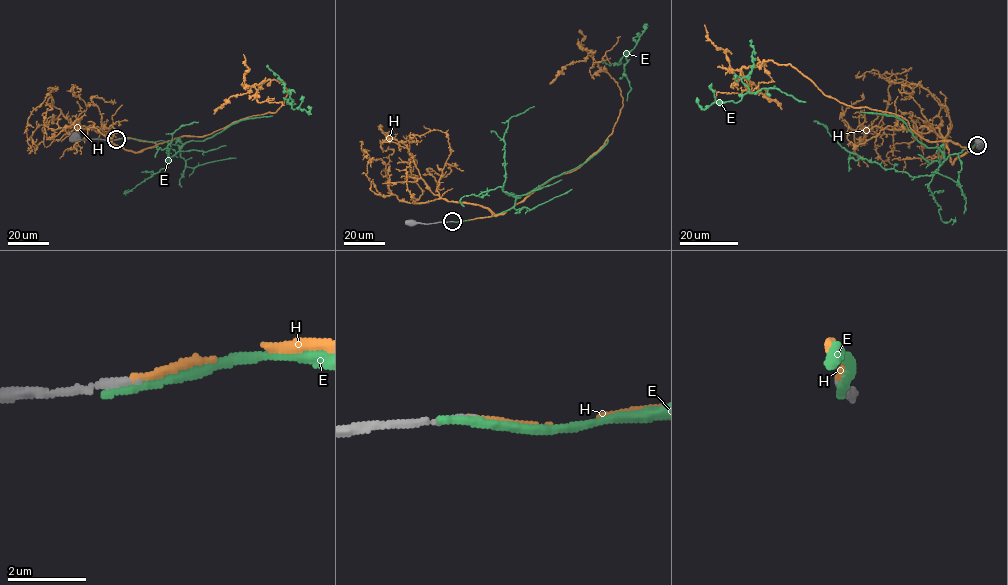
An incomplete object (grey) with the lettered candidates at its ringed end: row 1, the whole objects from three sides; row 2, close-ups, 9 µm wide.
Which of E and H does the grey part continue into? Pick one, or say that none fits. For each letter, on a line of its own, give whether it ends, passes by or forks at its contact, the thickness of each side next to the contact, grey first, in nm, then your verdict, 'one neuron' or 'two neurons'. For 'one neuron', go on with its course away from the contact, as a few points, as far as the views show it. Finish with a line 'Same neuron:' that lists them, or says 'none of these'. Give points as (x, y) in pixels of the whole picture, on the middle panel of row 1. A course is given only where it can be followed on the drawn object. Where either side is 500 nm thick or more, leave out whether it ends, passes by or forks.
E: it ends; calibres 200 and 240 nm; two neurons
H: it ends; calibres 180 and 180 nm; one neuron; course (452, 221), (502, 214), (603, 144), (623, 97), (607, 72), (592, 77), (590, 69), (617, 37)
Same neuron: H

